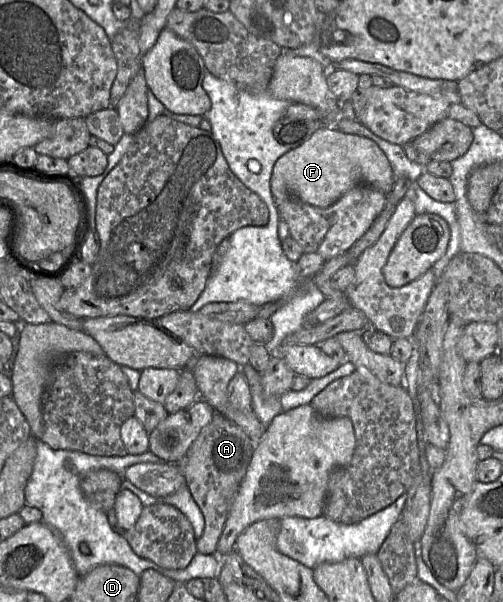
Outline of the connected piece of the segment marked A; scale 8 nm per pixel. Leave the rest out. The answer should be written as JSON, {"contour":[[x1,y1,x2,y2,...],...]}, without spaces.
{"contour":[[215,413,178,463,191,495,204,516,204,530,196,545,199,553,216,554,231,505,246,475,255,448,256,444,240,426,222,414]]}

